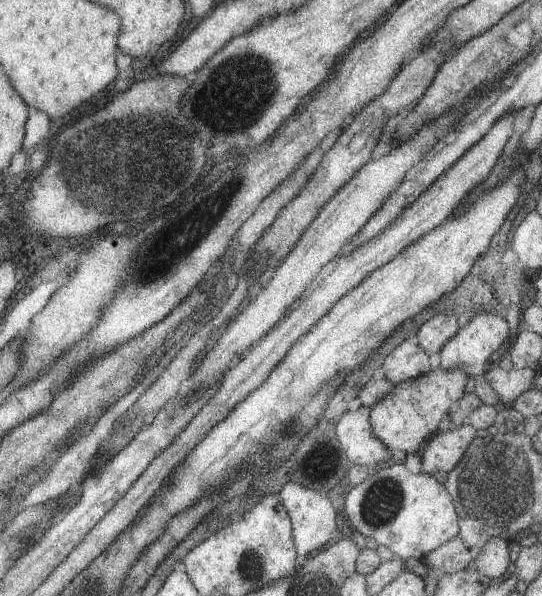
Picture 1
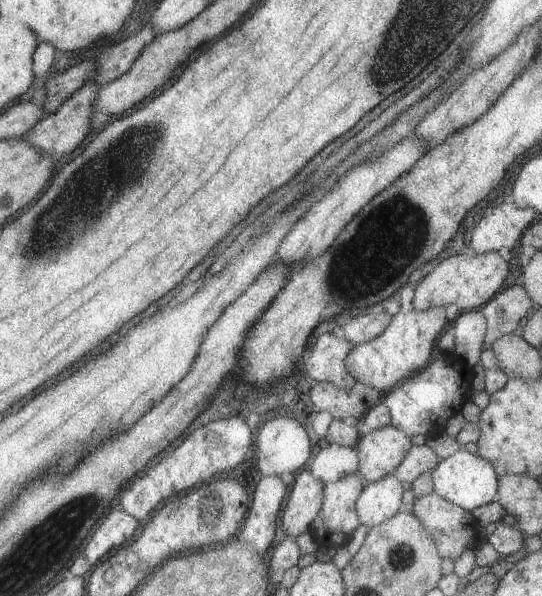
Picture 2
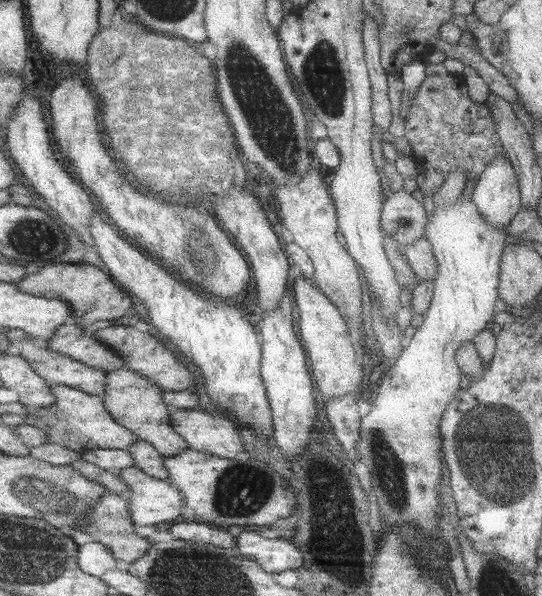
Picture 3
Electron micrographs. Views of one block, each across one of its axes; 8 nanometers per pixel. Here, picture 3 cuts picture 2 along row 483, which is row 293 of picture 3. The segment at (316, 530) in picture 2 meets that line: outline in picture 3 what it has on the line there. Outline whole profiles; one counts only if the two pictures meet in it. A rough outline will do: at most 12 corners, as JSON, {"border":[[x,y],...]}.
{"border":[[312,165],[275,187],[319,288],[363,329],[364,284],[340,240],[338,204]]}

